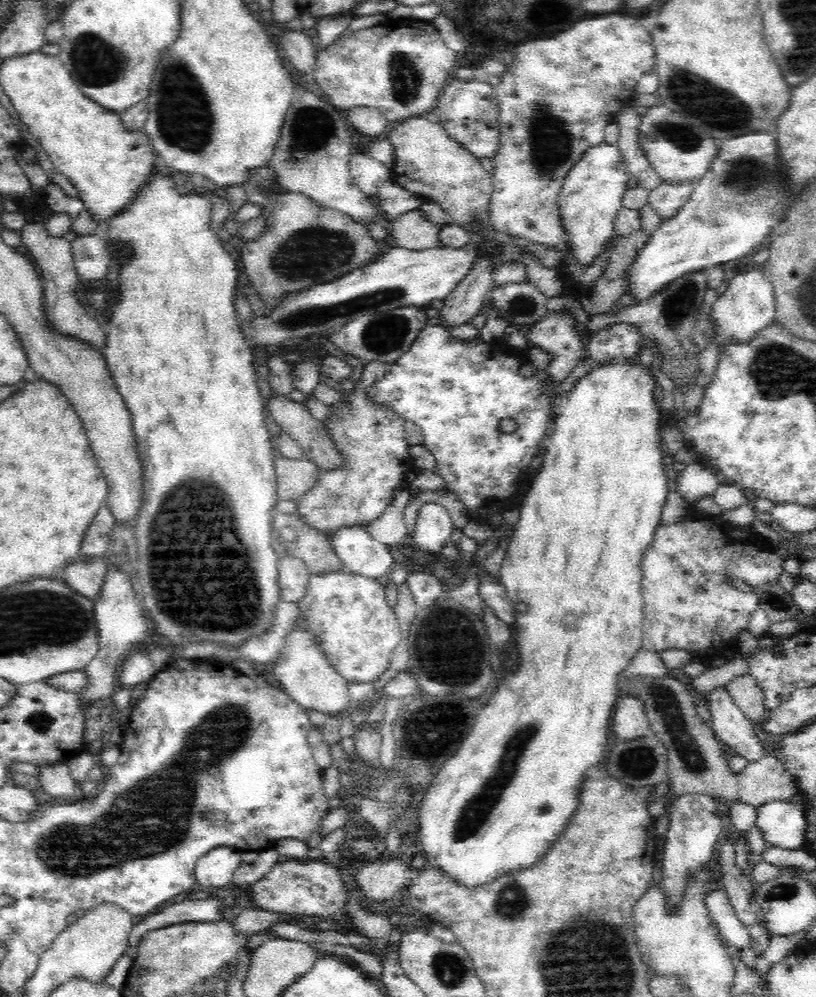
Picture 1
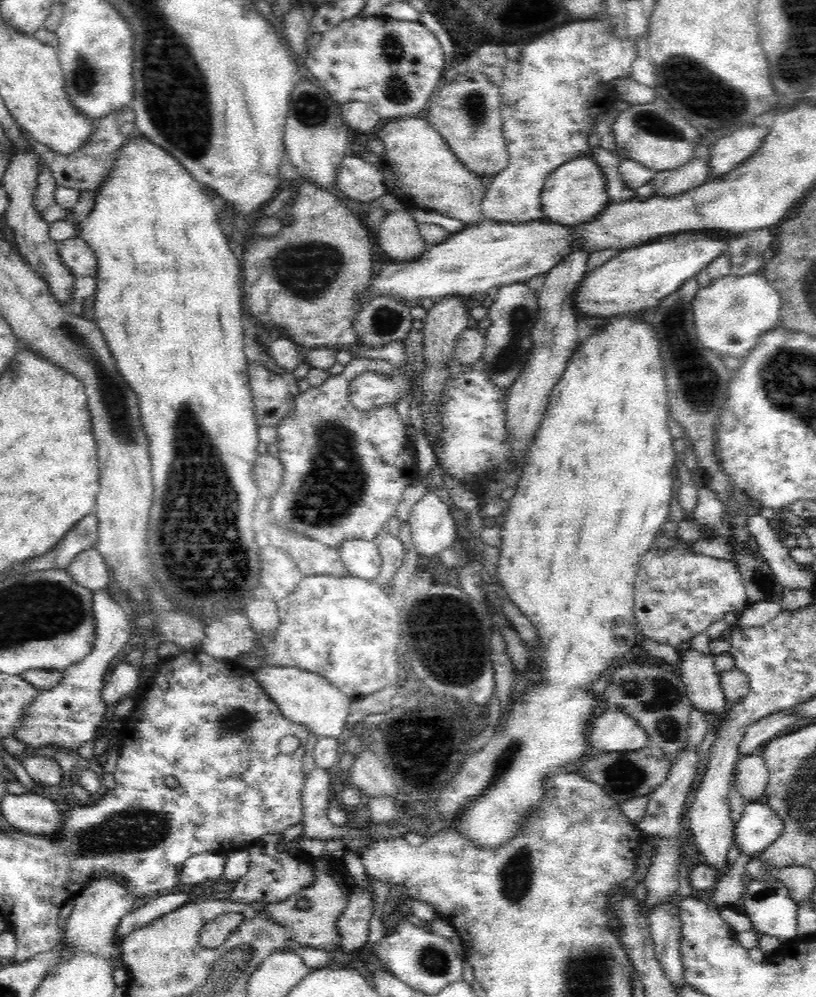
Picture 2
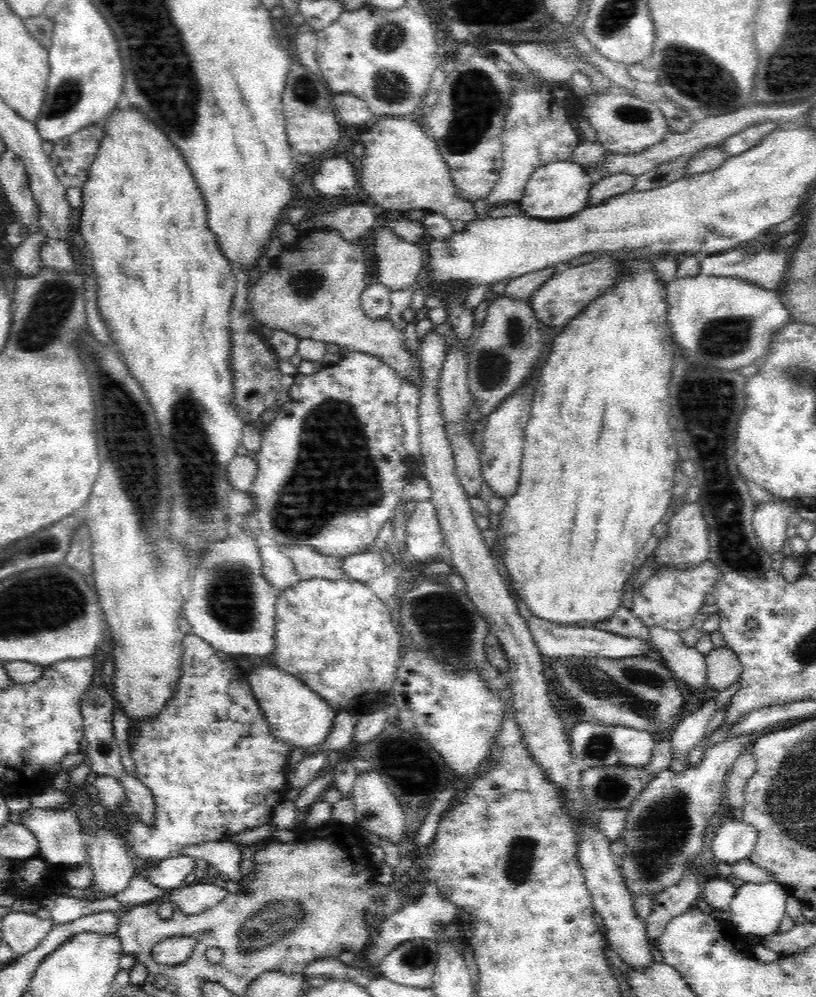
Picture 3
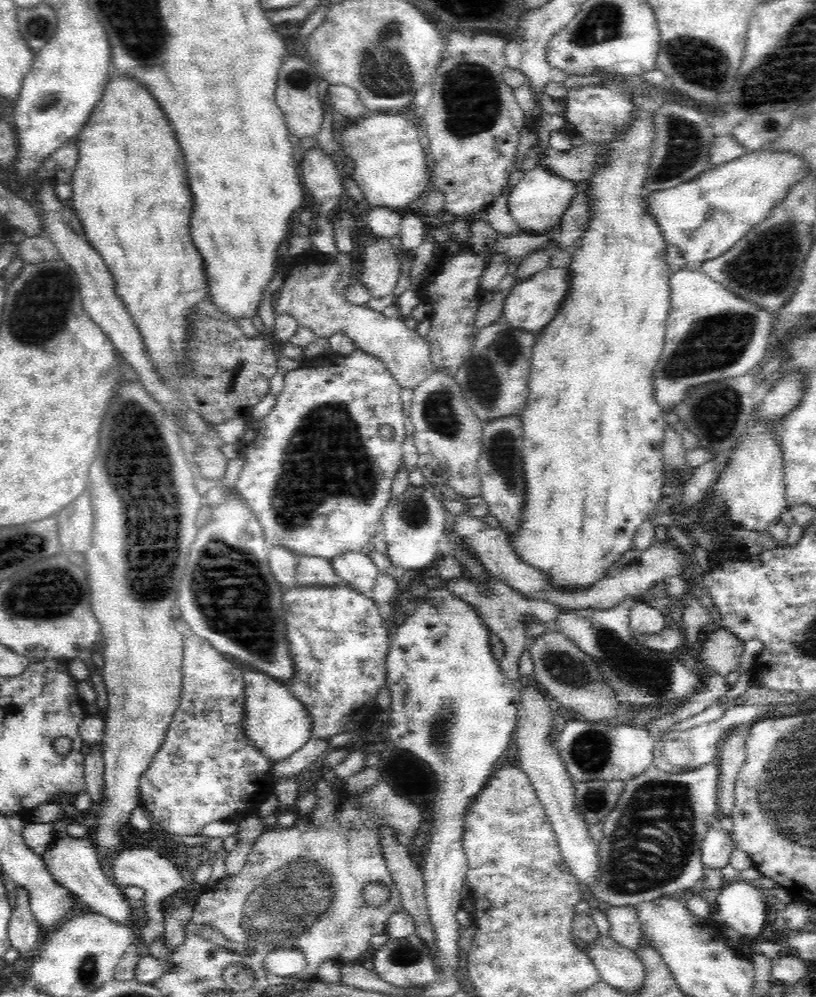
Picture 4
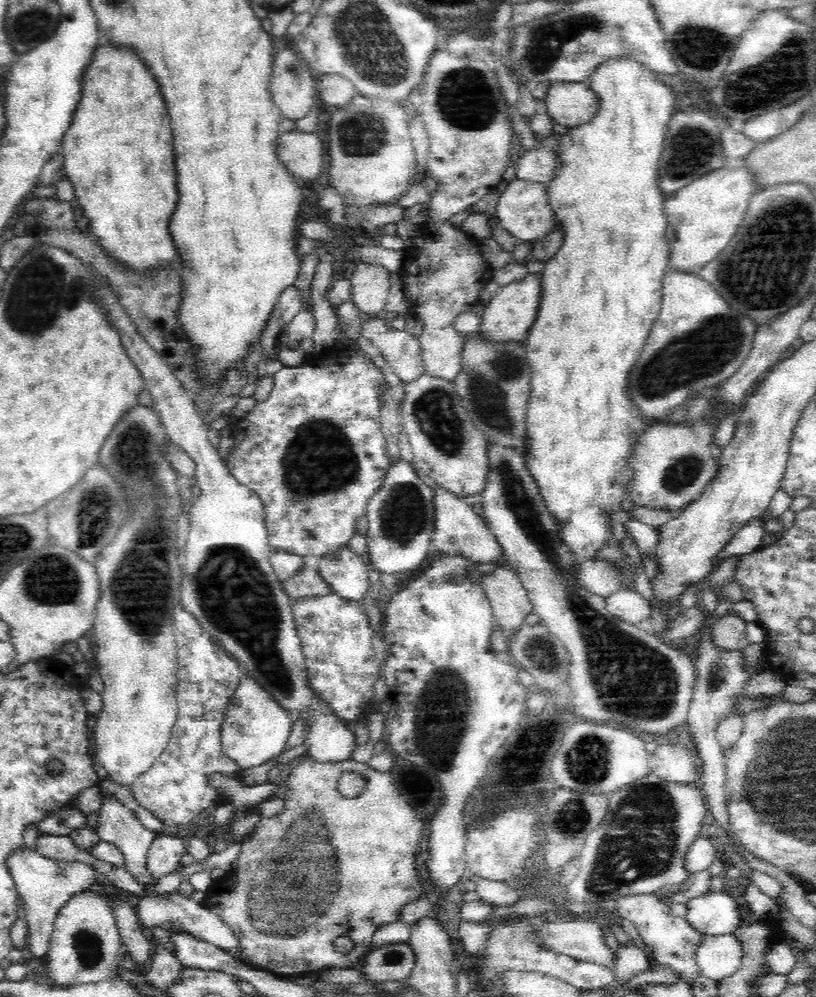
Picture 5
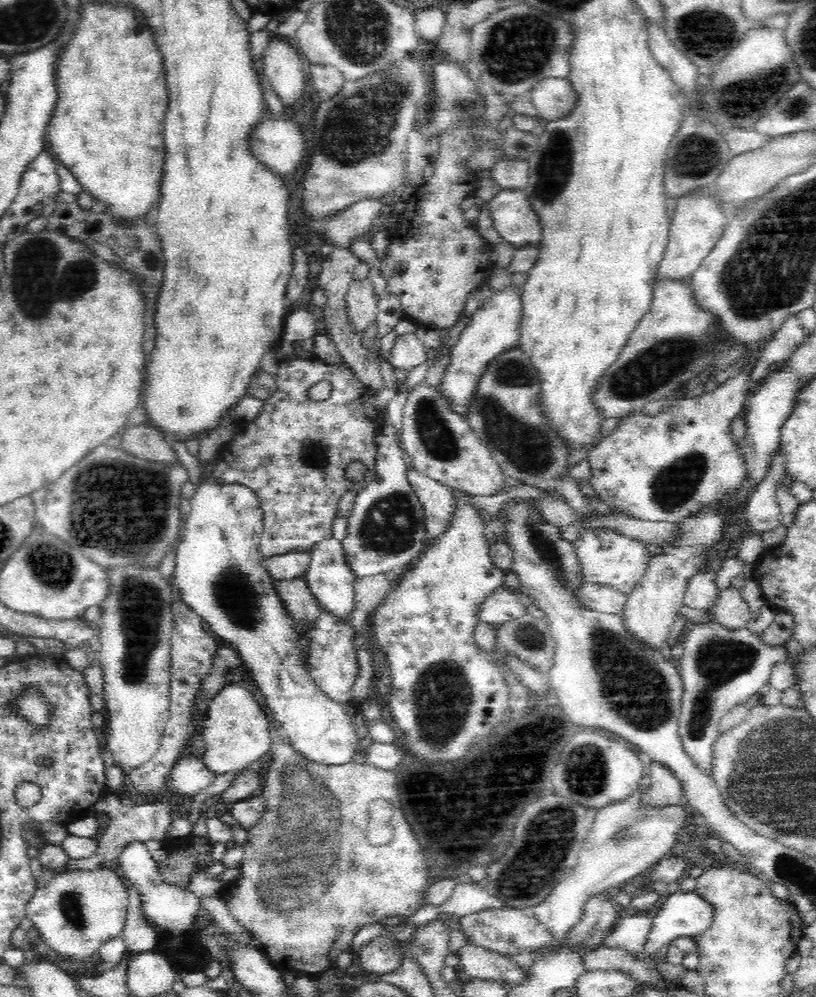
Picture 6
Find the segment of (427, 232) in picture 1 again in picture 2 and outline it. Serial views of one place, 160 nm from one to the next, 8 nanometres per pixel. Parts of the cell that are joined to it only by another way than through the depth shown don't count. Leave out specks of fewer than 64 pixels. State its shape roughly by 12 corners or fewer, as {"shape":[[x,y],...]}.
{"shape":[[408,208],[388,213],[378,240],[390,261],[427,249]]}

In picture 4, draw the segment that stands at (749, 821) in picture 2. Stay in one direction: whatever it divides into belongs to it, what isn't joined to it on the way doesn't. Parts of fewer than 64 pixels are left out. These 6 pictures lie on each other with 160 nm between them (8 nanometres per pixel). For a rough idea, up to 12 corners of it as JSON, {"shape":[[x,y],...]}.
{"shape":[[708,829],[700,850],[704,868],[728,866],[733,833]]}

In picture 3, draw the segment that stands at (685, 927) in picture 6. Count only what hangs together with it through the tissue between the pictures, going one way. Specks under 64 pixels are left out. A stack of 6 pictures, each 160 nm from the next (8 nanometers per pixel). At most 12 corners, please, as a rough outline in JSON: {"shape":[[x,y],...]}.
{"shape":[[782,883],[743,884],[730,902],[742,937],[775,933],[786,914]]}

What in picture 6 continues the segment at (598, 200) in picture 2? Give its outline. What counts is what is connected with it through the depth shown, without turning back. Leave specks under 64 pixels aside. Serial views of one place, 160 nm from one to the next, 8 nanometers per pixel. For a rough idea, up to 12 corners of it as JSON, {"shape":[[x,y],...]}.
{"shape":[[524,189],[486,204],[494,228],[516,248],[540,243],[542,225]]}

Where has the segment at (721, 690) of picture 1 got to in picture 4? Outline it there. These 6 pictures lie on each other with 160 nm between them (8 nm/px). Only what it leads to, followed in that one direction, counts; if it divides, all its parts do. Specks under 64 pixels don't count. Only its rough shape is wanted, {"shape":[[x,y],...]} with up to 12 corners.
{"shape":[[638,597],[630,608],[629,627],[661,634],[669,618]]}

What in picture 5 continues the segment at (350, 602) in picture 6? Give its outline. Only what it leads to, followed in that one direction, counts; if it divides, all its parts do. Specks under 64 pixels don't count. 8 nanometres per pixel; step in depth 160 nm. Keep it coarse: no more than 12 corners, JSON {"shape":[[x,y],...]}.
{"shape":[[348,546],[322,556],[332,592],[360,602],[369,566]]}

